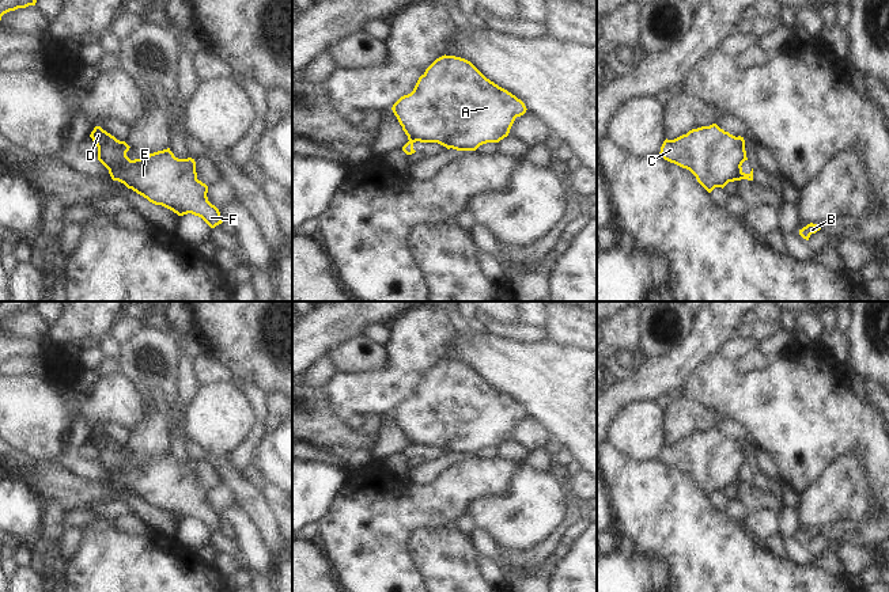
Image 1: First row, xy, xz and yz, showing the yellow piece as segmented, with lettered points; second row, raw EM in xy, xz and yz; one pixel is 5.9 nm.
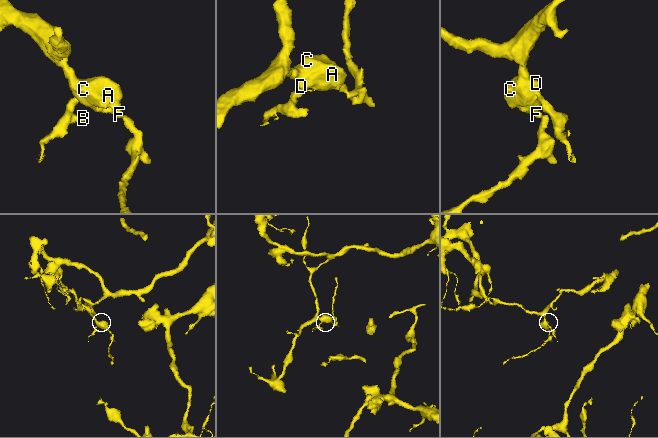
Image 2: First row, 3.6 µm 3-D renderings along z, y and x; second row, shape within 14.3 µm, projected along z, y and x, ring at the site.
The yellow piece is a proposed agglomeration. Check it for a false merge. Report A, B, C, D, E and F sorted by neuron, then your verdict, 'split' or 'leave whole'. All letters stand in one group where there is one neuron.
A C D E F / B; split

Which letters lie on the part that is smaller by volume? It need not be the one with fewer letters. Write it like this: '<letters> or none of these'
B

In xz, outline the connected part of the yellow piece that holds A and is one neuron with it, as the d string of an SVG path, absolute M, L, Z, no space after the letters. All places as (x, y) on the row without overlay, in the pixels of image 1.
M442 360L419 382L413 395L391 411L411 447L438 447L447 454L476 455L487 447L508 440L517 421L526 417L525 407L487 383L470 365Z

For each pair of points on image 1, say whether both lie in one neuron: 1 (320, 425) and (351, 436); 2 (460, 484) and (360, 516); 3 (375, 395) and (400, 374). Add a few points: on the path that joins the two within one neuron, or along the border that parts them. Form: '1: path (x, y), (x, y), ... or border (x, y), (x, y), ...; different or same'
1: path (328, 431), (343, 436); same
2: path (435, 505), (385, 509); same
3: path (381, 391), (394, 379); same

